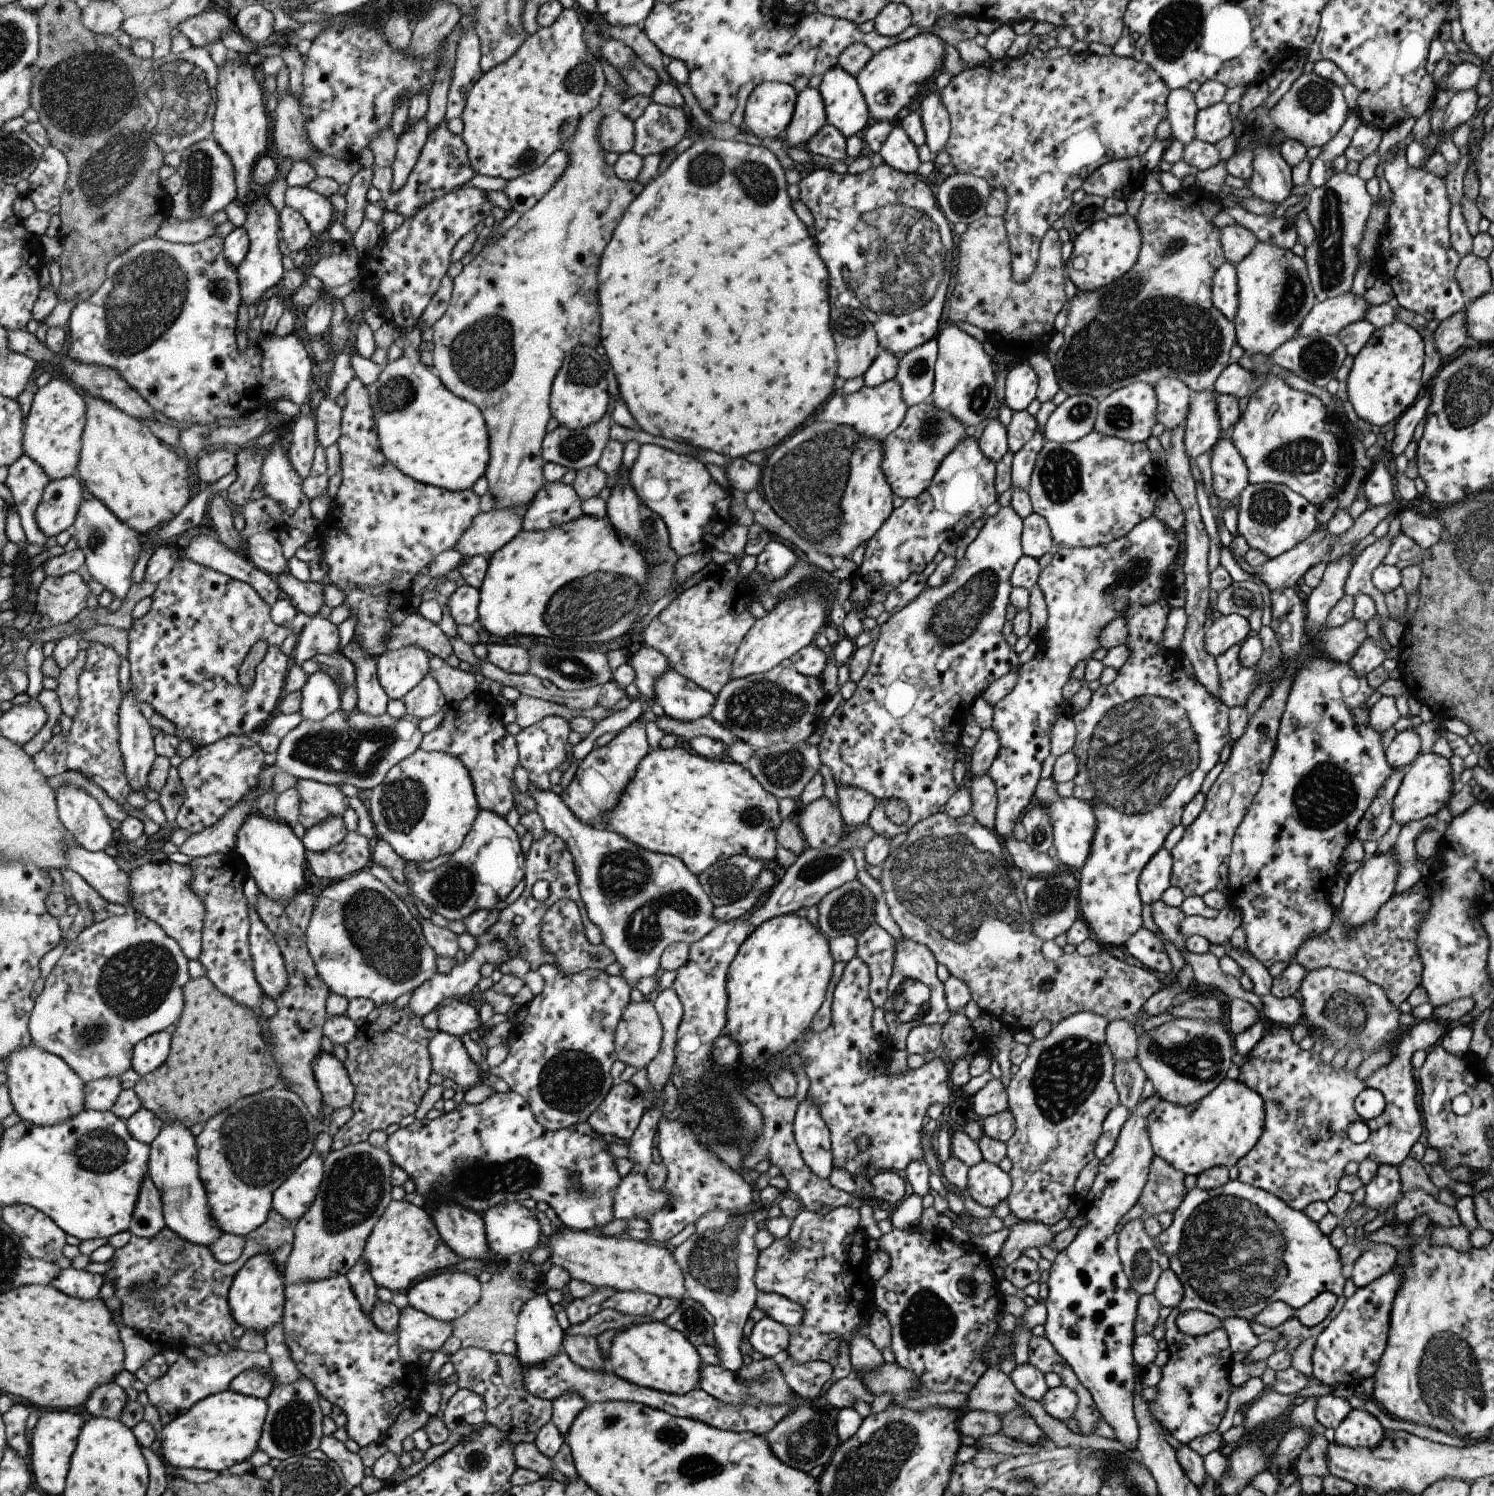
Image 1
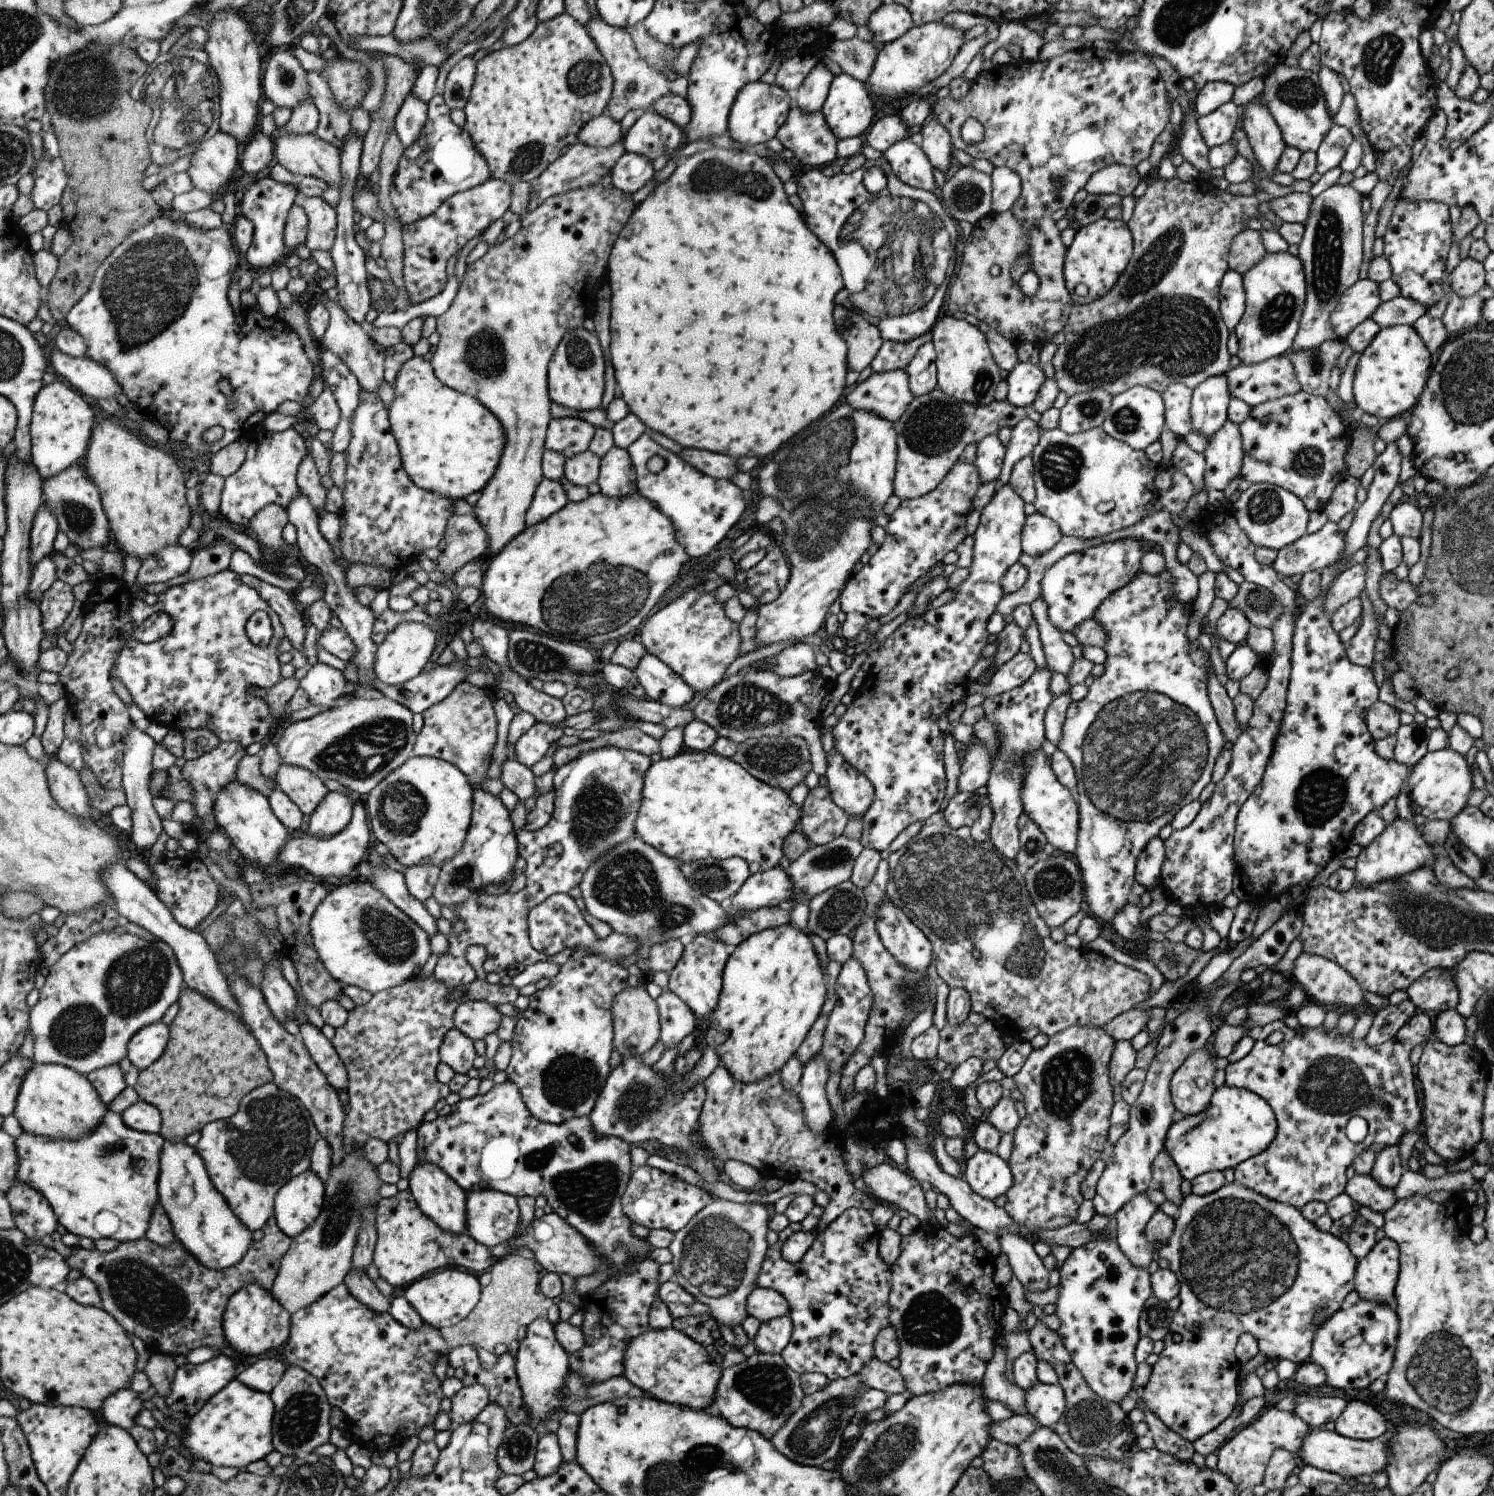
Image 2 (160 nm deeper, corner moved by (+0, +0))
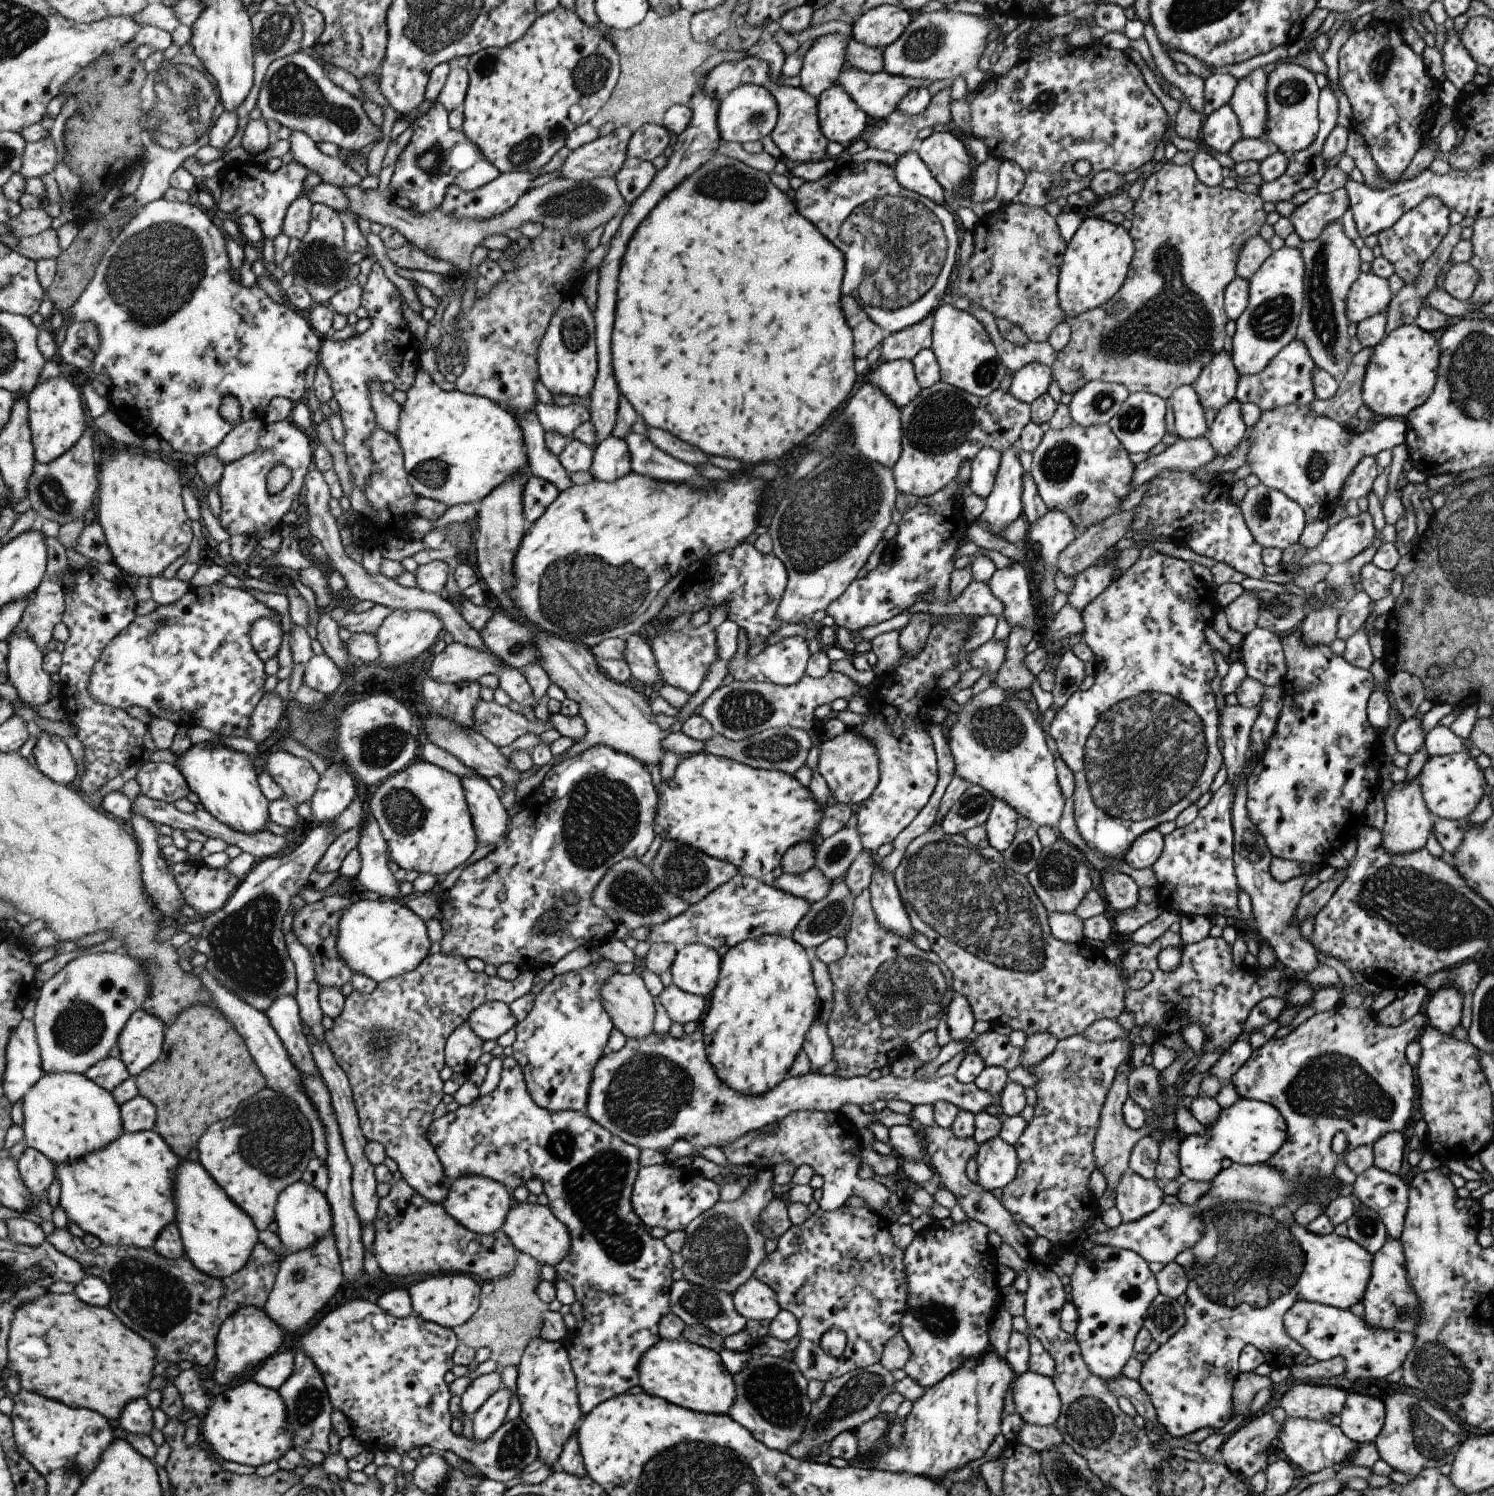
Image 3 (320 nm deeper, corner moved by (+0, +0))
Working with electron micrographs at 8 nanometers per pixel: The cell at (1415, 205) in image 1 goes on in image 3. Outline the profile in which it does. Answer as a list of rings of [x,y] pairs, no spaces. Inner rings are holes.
[[[1427,197],[1418,205],[1406,210],[1391,226],[1378,232],[1381,256],[1394,266],[1394,273],[1401,278],[1404,284],[1412,285],[1419,274],[1420,266],[1430,257],[1430,254],[1446,235],[1449,226],[1447,223],[1448,212],[1449,208],[1437,197]]]

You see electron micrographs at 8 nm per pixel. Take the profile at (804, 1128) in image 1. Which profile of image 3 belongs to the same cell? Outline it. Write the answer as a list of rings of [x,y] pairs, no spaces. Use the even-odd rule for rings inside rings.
[[[815,1018],[805,1033],[802,1049],[810,1060],[811,1072],[819,1072],[832,1059],[832,1044],[826,1030],[826,1023]]]

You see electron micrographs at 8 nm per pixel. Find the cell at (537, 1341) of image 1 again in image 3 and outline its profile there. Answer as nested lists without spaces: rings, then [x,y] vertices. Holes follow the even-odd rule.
[[[541,1338],[529,1341],[523,1349],[516,1372],[515,1396],[520,1406],[518,1417],[535,1441],[537,1459],[556,1470],[562,1446],[583,1418],[578,1405],[576,1380],[565,1346]]]

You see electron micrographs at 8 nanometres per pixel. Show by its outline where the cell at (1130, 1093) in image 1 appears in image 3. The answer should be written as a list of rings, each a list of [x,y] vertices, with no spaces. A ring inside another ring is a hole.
[[[1144,1065],[1140,1068],[1131,1067],[1126,1076],[1128,1086],[1128,1097],[1137,1103],[1144,1111],[1151,1111],[1160,1086],[1157,1084],[1157,1075],[1151,1065]]]

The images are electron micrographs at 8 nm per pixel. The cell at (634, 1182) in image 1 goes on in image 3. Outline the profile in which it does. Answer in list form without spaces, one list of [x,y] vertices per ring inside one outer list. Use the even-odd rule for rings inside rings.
[[[659,1163],[640,1167],[632,1184],[630,1203],[633,1212],[646,1227],[680,1231],[719,1200],[719,1184],[718,1179],[705,1179],[689,1166],[674,1167],[669,1163]]]

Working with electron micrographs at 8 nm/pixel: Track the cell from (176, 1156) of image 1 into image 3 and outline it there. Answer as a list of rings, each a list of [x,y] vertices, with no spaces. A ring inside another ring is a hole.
[[[182,1160],[176,1179],[177,1226],[182,1232],[186,1256],[206,1275],[227,1279],[239,1273],[250,1262],[259,1244],[259,1229],[226,1190],[198,1160]]]

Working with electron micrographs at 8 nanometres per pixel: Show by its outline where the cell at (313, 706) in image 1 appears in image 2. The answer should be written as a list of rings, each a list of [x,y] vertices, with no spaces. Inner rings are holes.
[[[315,663],[300,680],[313,705],[333,708],[335,699],[346,694],[348,680],[343,671],[329,664]]]

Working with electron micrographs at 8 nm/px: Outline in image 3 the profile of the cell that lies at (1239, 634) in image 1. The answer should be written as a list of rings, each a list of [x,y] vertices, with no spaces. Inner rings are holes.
[[[1244,590],[1224,609],[1228,625],[1245,636],[1256,627],[1259,616],[1259,599],[1256,591]]]

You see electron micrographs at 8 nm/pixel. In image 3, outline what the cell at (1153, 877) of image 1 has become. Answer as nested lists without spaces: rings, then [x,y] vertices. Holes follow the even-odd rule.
[[[1156,828],[1141,833],[1125,851],[1124,862],[1136,869],[1150,867],[1161,854],[1163,837]]]

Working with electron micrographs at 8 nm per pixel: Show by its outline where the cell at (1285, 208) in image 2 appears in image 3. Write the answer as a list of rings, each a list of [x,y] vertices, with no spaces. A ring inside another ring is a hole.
[[[1345,187],[1338,188],[1330,193],[1316,193],[1307,202],[1295,207],[1289,220],[1291,221],[1293,232],[1297,234],[1301,244],[1310,239],[1316,239],[1322,230],[1332,222],[1340,221],[1343,212],[1348,208],[1348,196]]]

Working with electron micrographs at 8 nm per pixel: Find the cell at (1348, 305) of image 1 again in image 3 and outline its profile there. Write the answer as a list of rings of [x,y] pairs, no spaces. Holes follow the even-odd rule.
[[[1371,271],[1360,272],[1346,296],[1348,321],[1357,323],[1374,314],[1383,313],[1391,297],[1386,278],[1381,278]]]

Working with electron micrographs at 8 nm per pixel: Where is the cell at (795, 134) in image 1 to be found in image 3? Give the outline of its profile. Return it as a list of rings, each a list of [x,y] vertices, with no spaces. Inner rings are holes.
[[[826,33],[818,36],[802,56],[799,71],[800,87],[813,98],[836,84],[843,68],[845,49],[849,36],[841,33]]]

